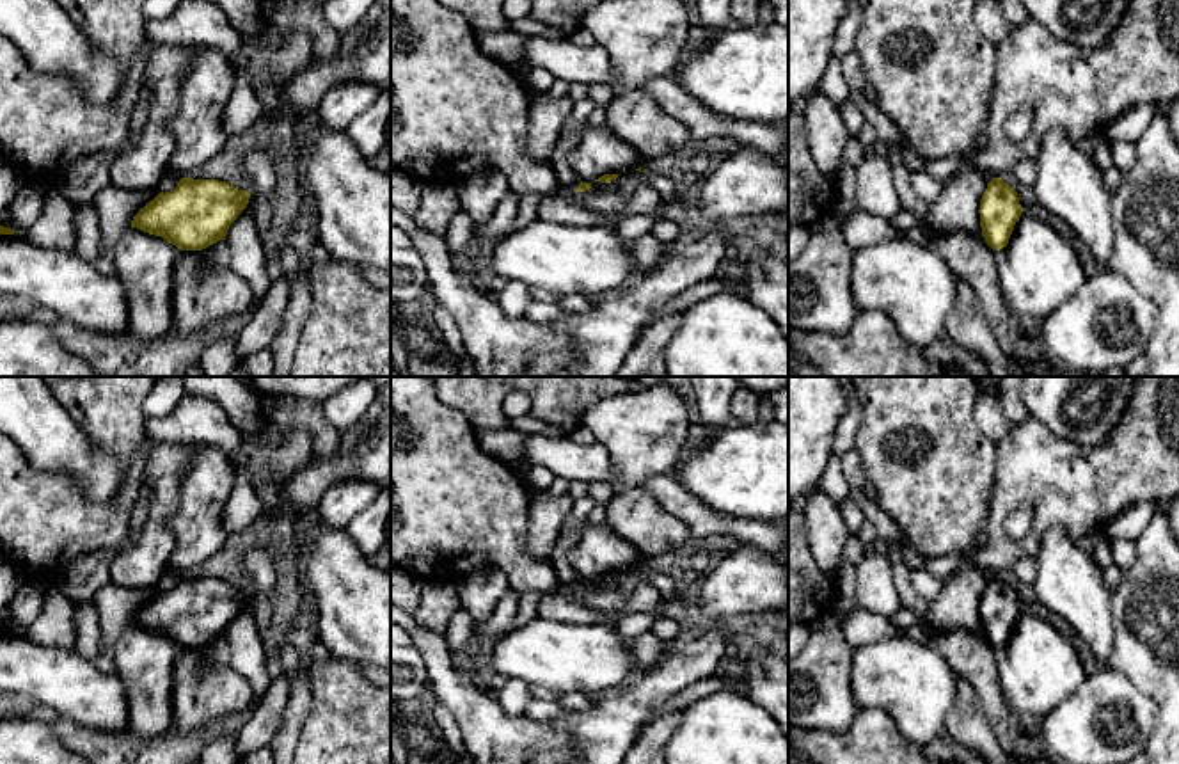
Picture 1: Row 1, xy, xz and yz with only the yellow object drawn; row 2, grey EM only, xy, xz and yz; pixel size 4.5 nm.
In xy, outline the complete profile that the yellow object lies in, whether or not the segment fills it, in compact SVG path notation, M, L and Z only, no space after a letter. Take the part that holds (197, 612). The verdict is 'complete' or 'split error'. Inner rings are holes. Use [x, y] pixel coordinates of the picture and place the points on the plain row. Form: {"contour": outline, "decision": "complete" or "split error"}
{"contour": "M181 576L170 590L160 590L131 618L131 625L162 634L179 649L202 649L226 638L229 624L247 606L250 592L218 577Z", "decision": "complete"}

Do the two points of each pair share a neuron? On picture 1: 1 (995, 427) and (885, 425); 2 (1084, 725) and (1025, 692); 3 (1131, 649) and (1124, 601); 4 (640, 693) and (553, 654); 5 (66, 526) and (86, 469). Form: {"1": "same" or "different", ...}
{"1": "different", "2": "different", "3": "same", "4": "different", "5": "different"}

